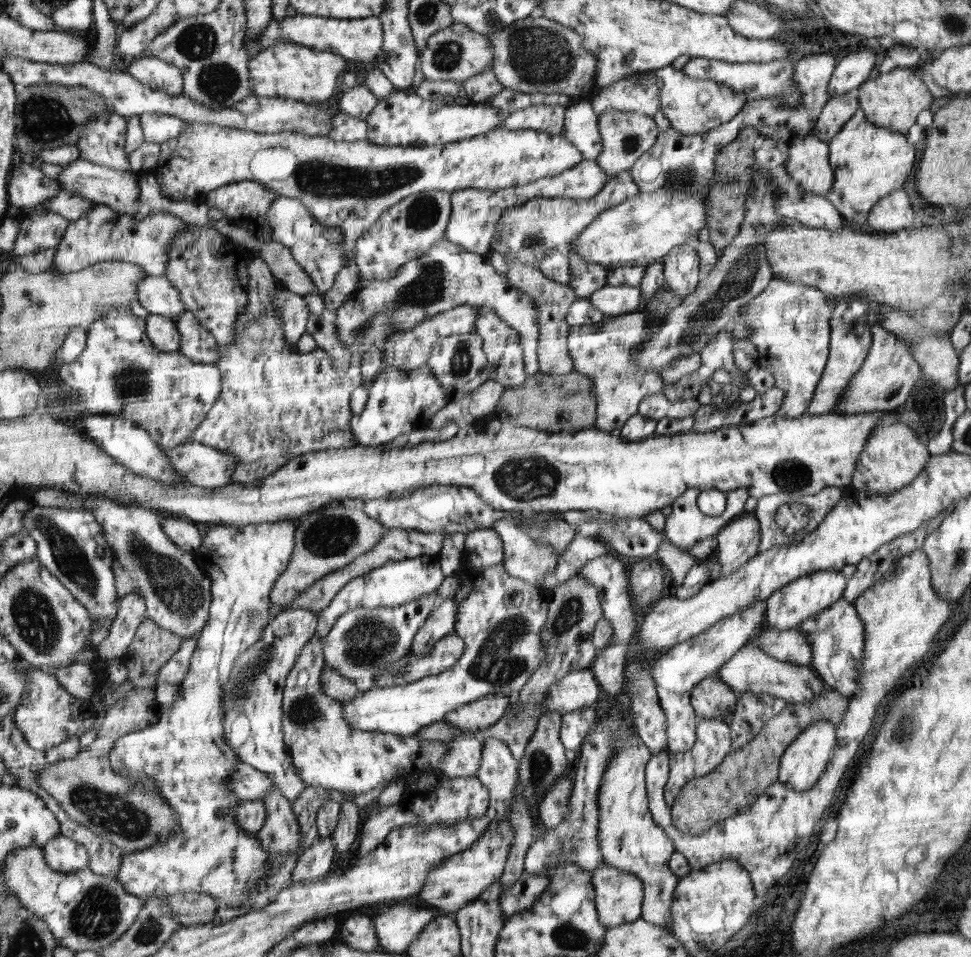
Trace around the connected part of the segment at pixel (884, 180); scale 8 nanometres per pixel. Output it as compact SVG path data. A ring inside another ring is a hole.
M859 107L842 130L827 143L834 182L825 196L846 220L866 225L870 209L894 190L900 190L916 164L914 146L900 132L872 124Z

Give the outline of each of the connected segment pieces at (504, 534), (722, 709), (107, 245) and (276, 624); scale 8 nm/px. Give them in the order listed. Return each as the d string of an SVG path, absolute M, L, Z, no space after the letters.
M502 517L492 527L503 540L504 569L510 575L540 588L544 578L556 572L561 556L552 544L530 537L512 517Z
M713 674L709 680L699 683L694 688L691 702L698 718L712 719L722 716L728 721L735 711L737 699L732 692L732 687L717 680L717 676Z
M94 204L80 219L71 222L62 242L56 247L56 258L50 270L56 273L78 272L89 265L106 261L126 261L138 264L152 276L166 276L168 243L186 229L179 217L166 212L143 217L123 215L109 206Z
M308 609L284 610L271 619L264 627L264 634L258 639L256 646L247 649L246 653L239 656L235 666L232 666L231 678L224 685L224 699L222 699L222 710L224 710L224 736L232 748L236 750L236 756L241 762L252 765L260 772L266 772L268 778L276 784L282 796L295 804L296 798L308 788L308 784L302 781L302 777L296 773L296 767L292 763L292 757L288 753L288 748L284 745L283 728L283 698L288 675L291 674L292 667L299 659L299 653L303 651L303 646L316 636L319 624L319 612Z

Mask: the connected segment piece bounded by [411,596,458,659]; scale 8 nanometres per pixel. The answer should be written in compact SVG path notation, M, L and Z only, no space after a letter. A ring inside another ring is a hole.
M448 596L444 600L438 601L431 616L419 628L419 632L411 644L411 652L420 659L430 654L430 644L438 642L440 638L444 638L447 634L455 632L456 624L456 598Z

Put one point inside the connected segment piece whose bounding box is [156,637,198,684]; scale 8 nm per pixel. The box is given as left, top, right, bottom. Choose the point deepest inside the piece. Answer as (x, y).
(174, 671)

